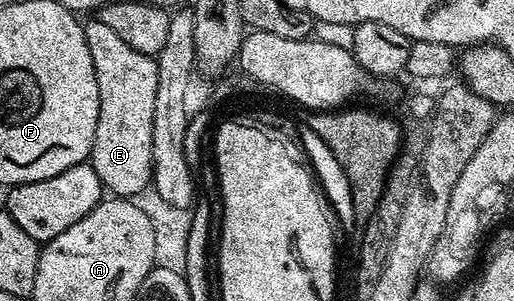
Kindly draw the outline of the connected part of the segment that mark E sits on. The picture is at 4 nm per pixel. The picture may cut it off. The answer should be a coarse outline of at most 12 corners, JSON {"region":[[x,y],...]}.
{"region":[[84,24],[98,82],[90,163],[113,197],[152,182],[155,59]]}

